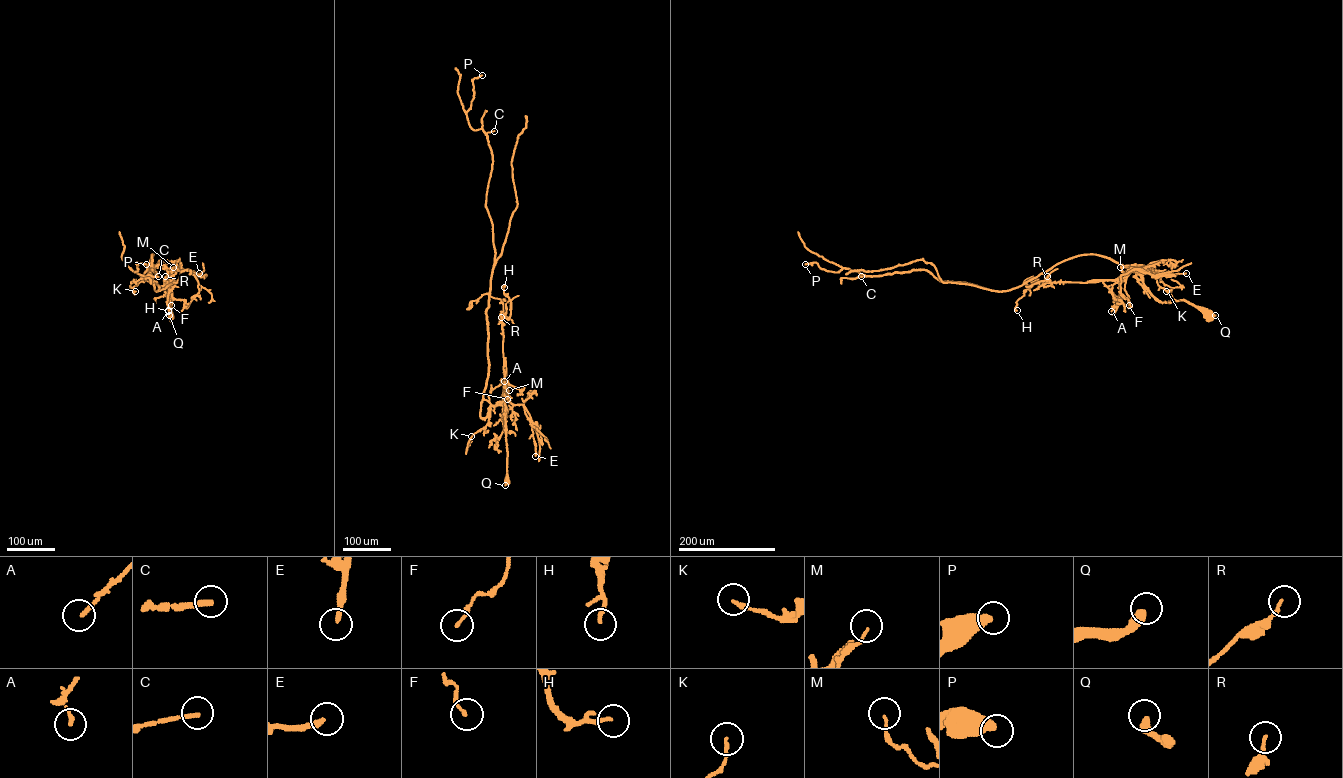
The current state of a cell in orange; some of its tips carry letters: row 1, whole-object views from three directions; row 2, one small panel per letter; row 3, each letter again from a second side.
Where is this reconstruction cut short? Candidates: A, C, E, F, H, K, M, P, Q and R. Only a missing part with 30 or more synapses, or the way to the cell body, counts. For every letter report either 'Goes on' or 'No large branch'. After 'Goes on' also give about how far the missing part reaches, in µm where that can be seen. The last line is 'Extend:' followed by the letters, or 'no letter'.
A: No large branch
C: No large branch
E: No large branch
F: No large branch
H: No large branch
K: No large branch
M: No large branch
P: No large branch
Q: No large branch
R: No large branch
Extend: no letter

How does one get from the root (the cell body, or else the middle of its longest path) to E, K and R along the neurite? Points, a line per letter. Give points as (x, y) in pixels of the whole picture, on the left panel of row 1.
E: (171, 316), (172, 270), (188, 269), (195, 275), (199, 273)
K: (171, 316), (170, 270), (164, 265), (154, 265), (132, 288), (135, 291)
R: (171, 316), (170, 270), (165, 266), (167, 282), (164, 282), (165, 276)

